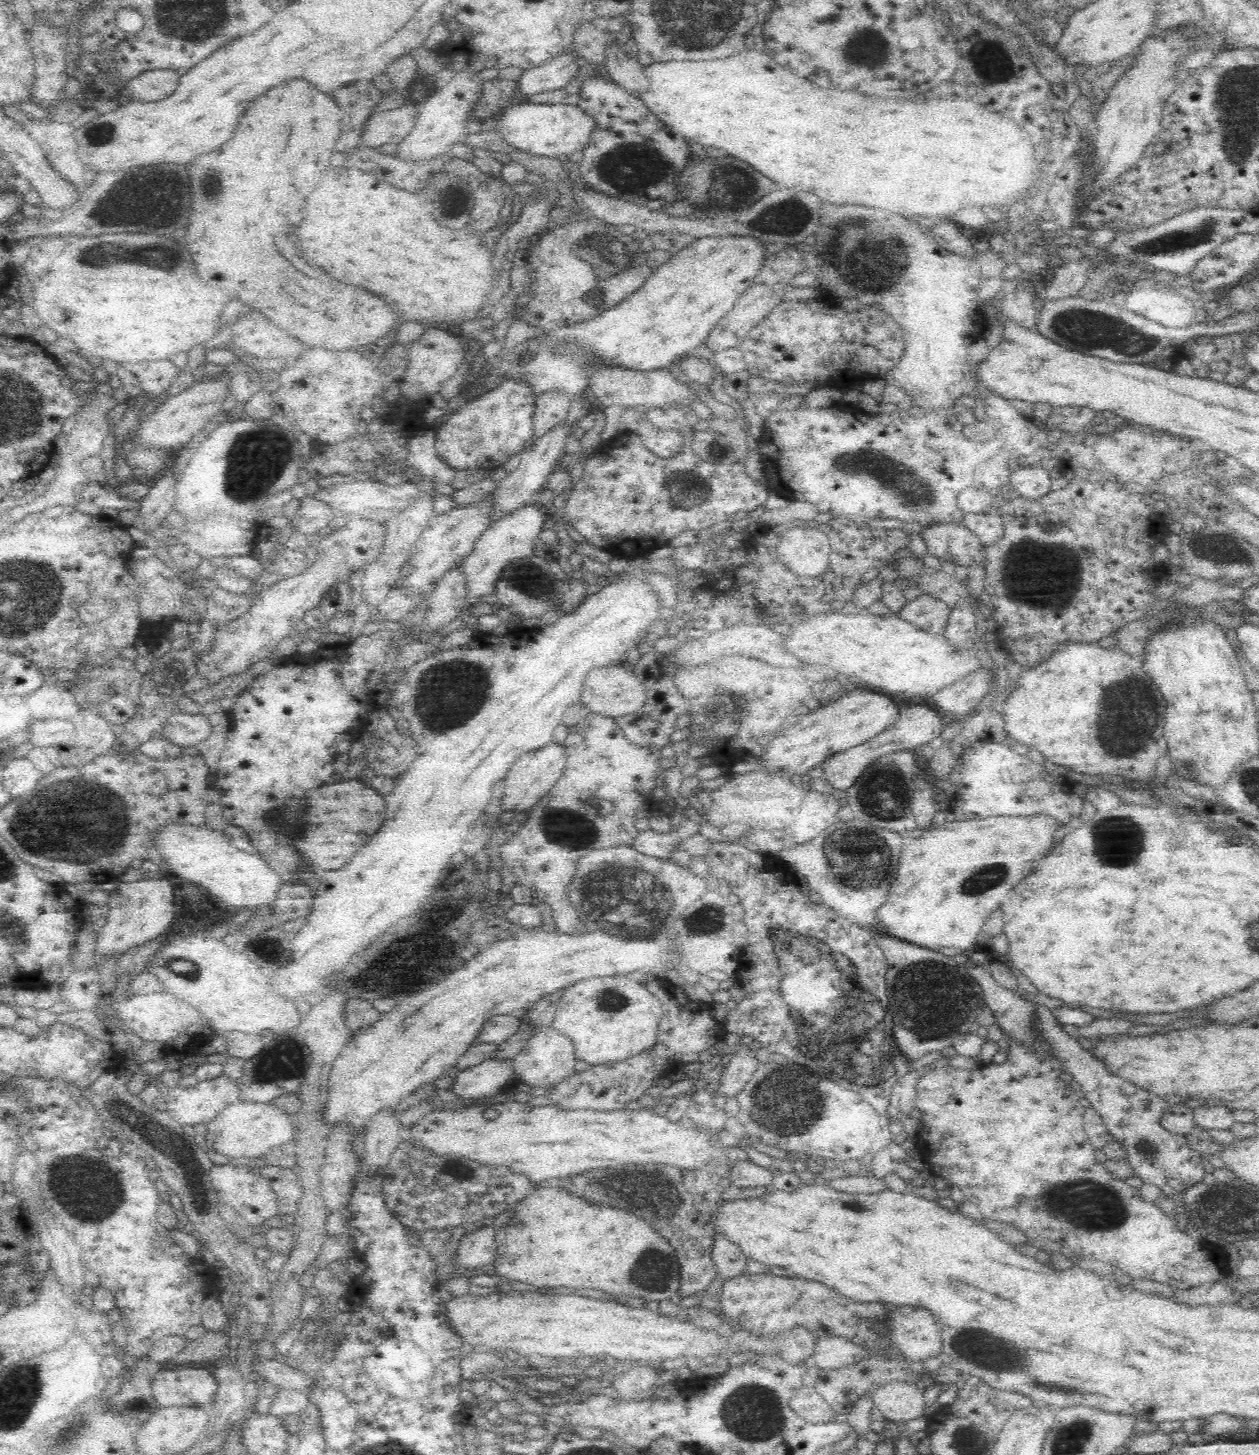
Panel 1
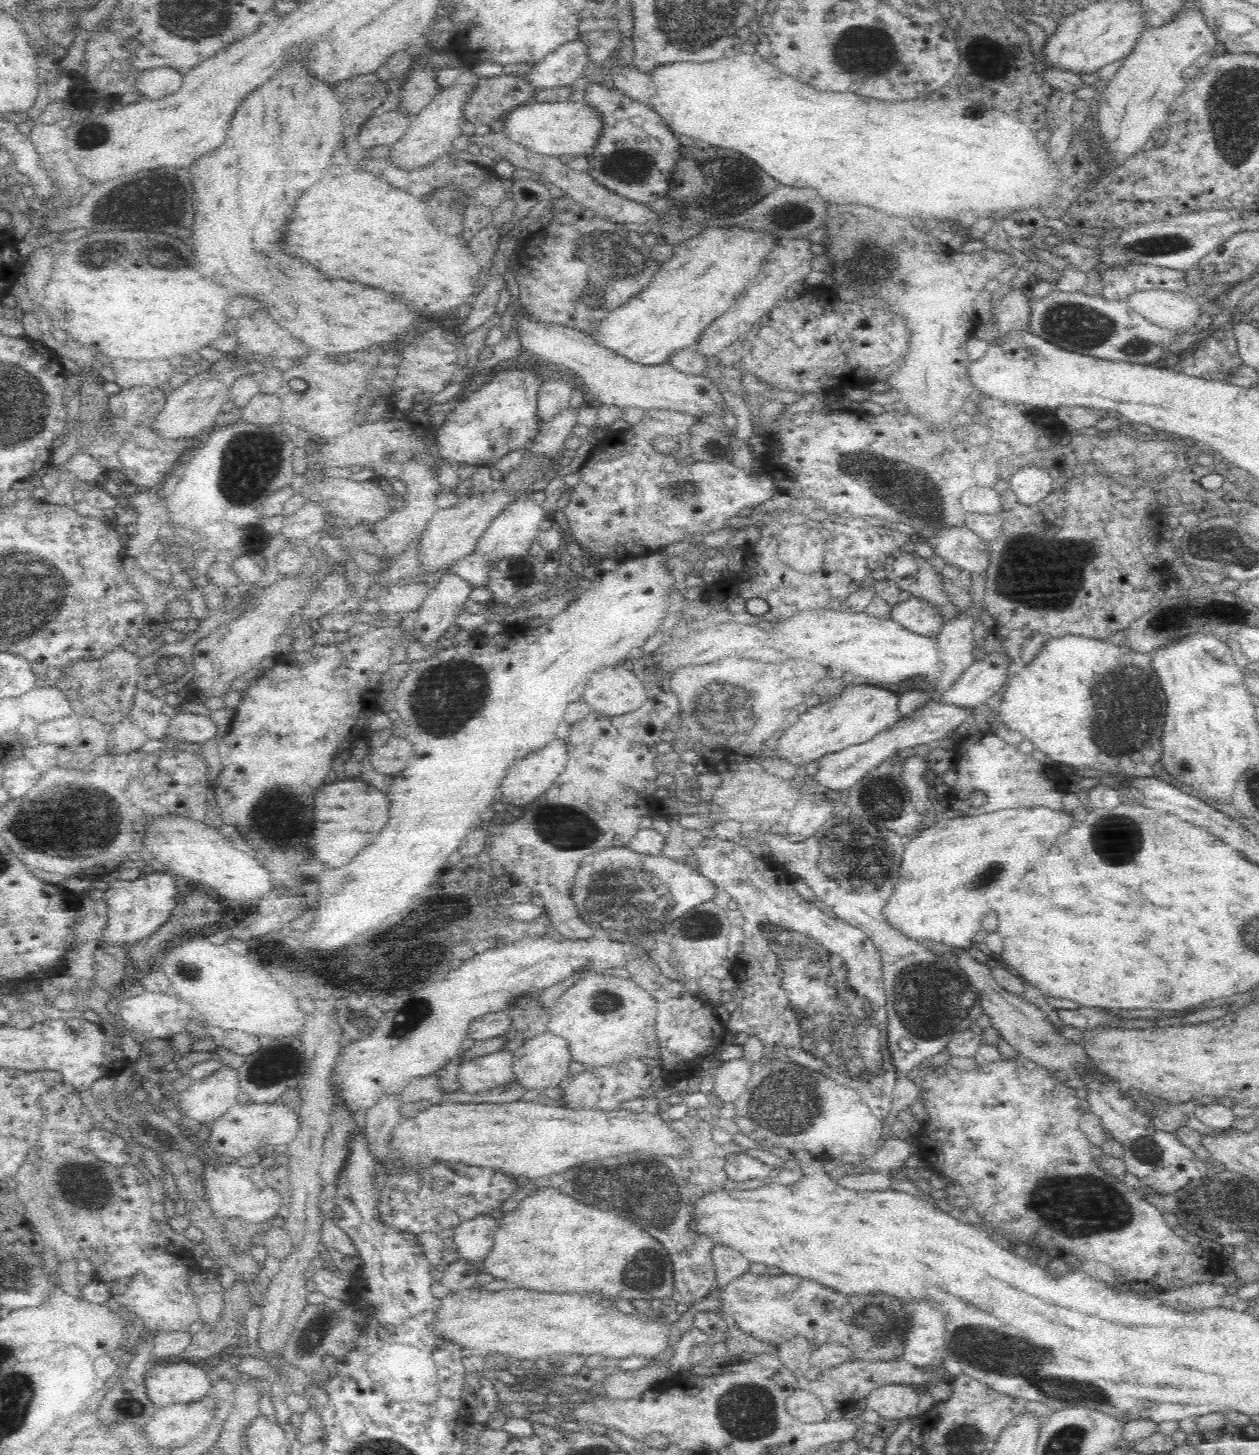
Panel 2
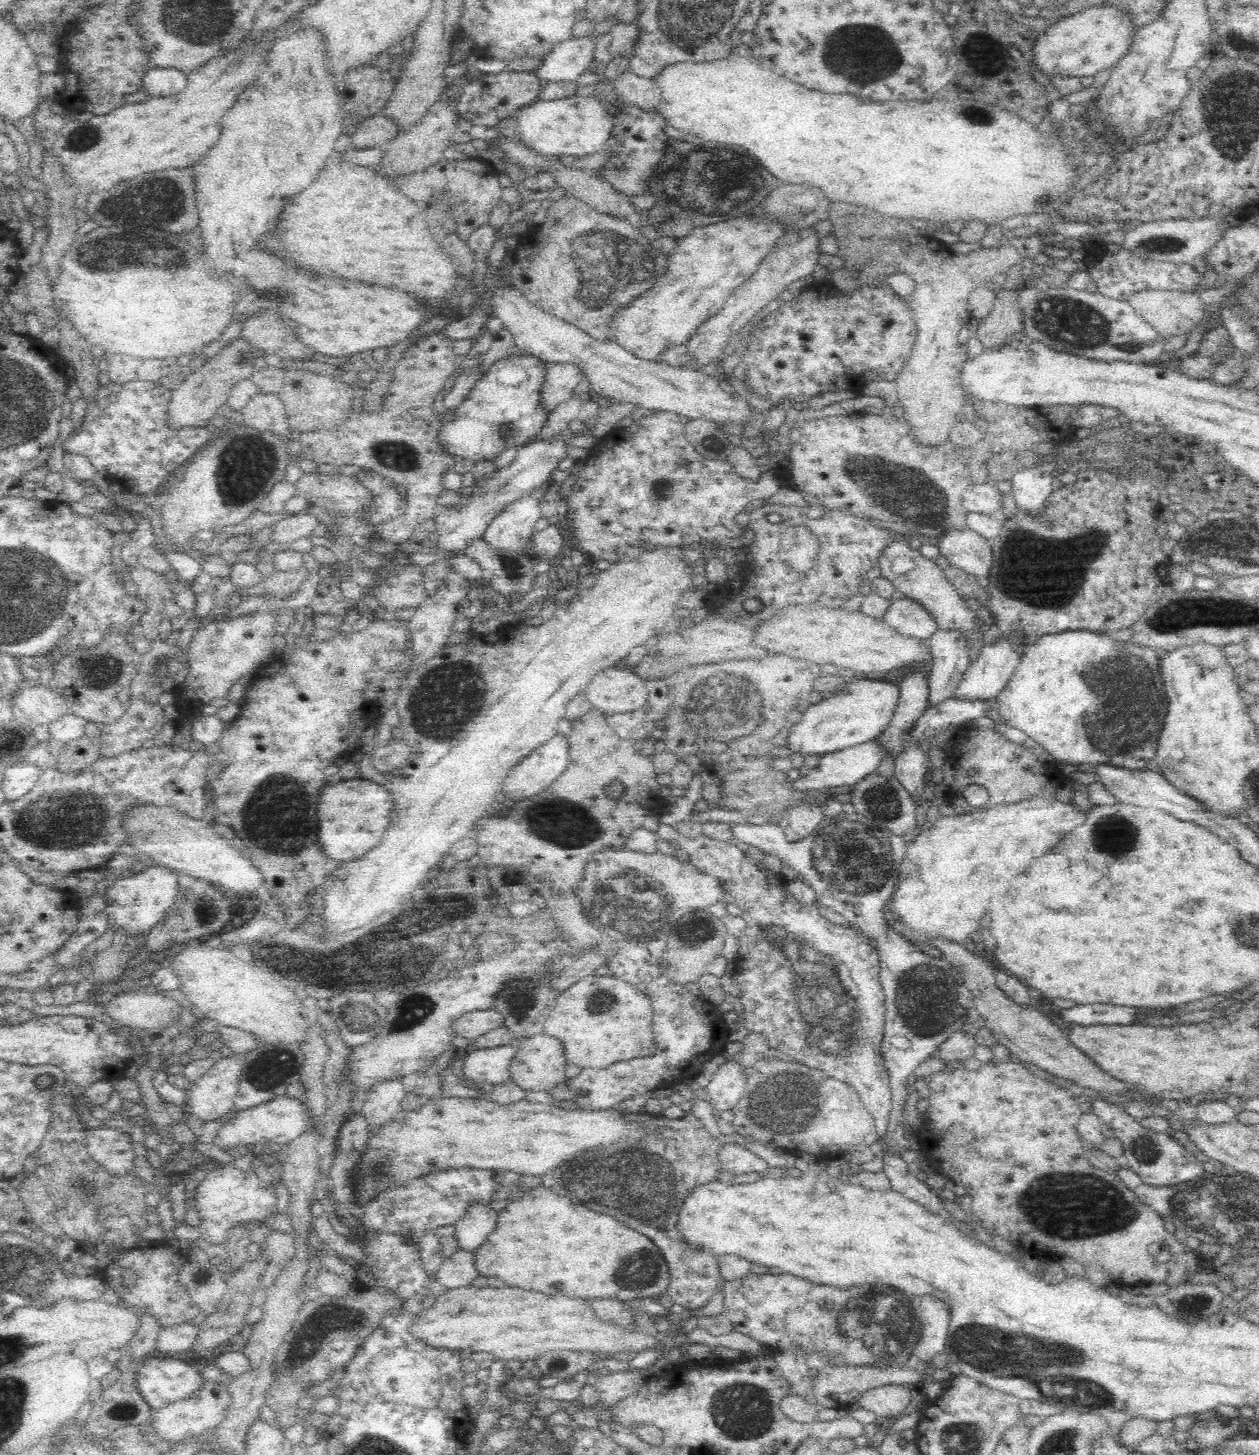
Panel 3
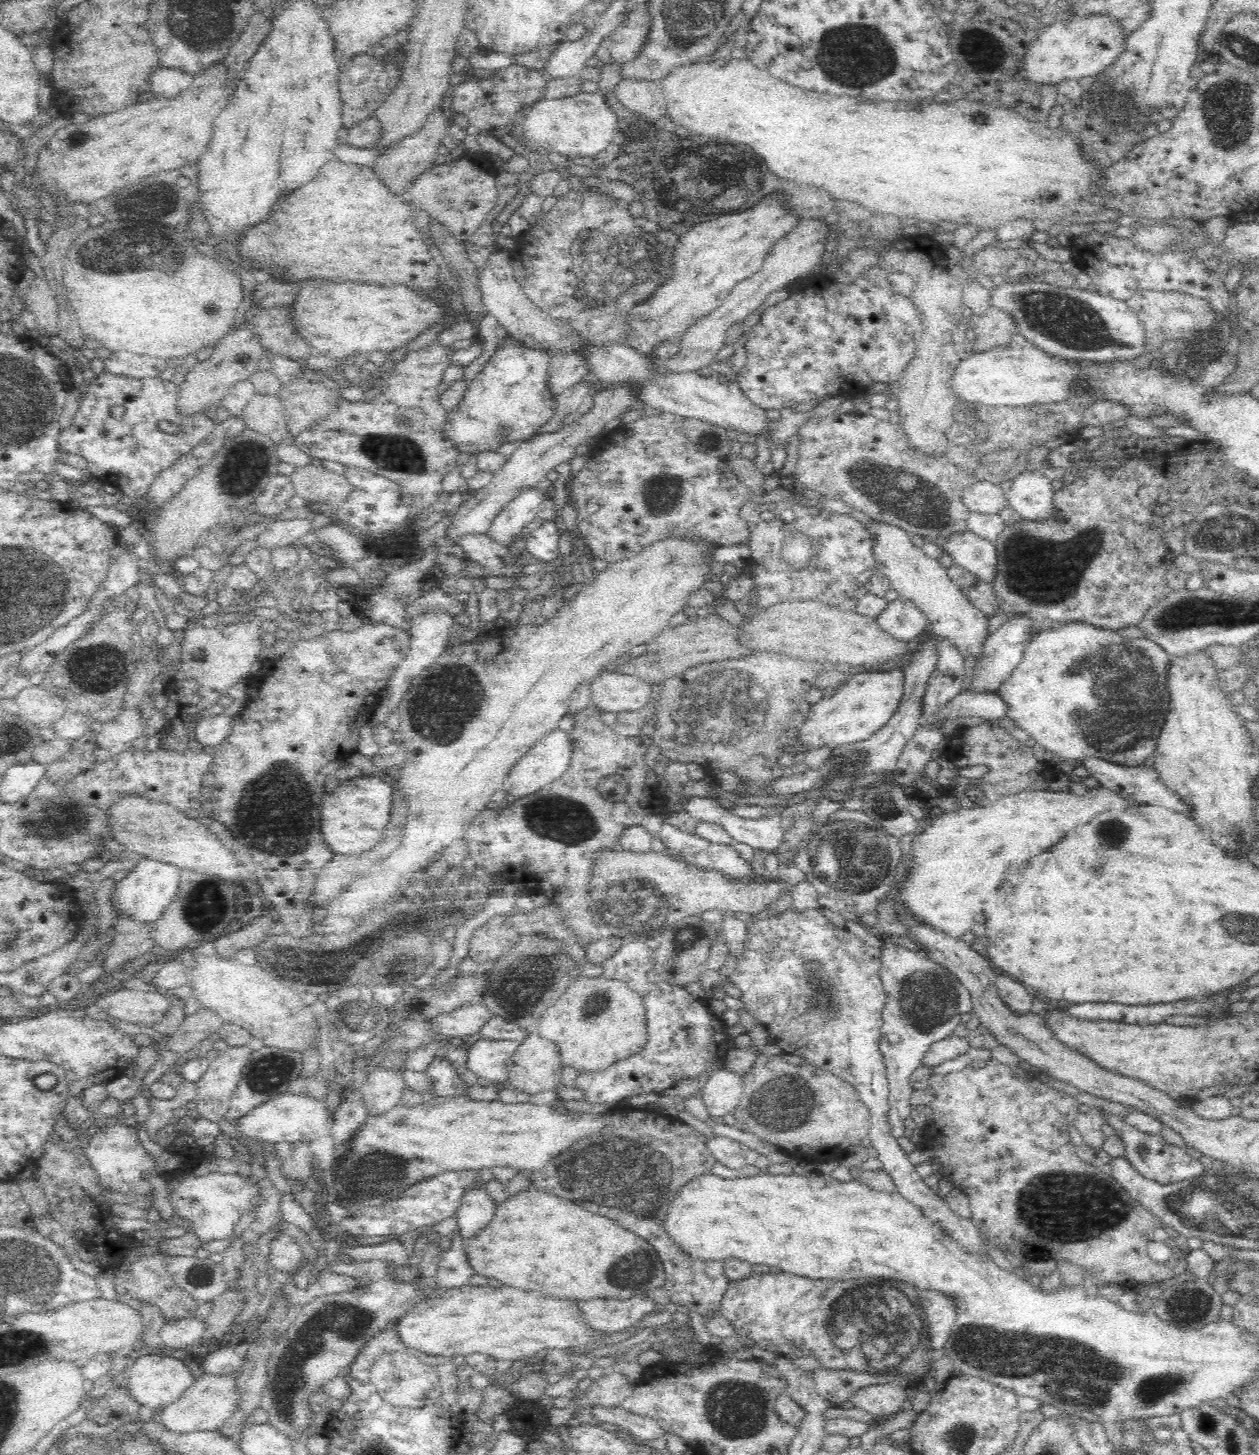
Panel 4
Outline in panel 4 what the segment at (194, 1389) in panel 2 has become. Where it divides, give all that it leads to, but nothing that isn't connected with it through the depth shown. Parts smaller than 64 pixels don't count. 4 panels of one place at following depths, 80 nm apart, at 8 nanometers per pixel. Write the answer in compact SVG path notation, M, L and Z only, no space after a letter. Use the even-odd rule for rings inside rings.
M156 1354L156 1356L140 1356L140 1360L134 1366L126 1368L124 1378L126 1380L122 1380L122 1374L118 1374L114 1386L126 1382L132 1388L132 1396L136 1400L140 1400L143 1406L157 1411L158 1408L161 1410L168 1404L176 1402L178 1398L182 1398L184 1392L194 1386L194 1382L196 1382L195 1372L190 1372L190 1366L186 1366L182 1360L176 1360L171 1356L160 1356L159 1354Z

